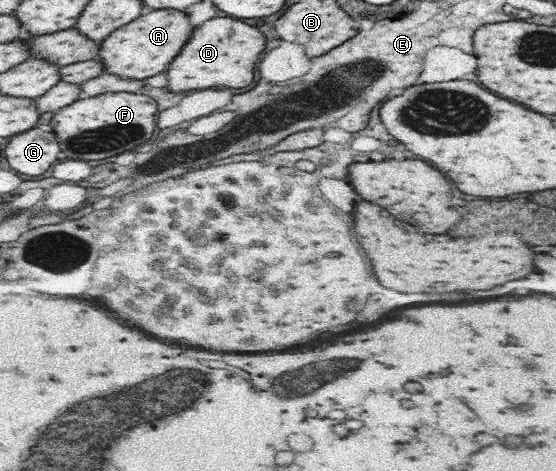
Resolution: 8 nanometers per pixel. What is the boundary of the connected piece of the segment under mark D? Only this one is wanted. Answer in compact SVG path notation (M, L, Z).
M236 17L211 18L196 27L190 40L167 68L167 89L188 92L208 88L244 88L252 83L256 62L266 47L266 38Z

